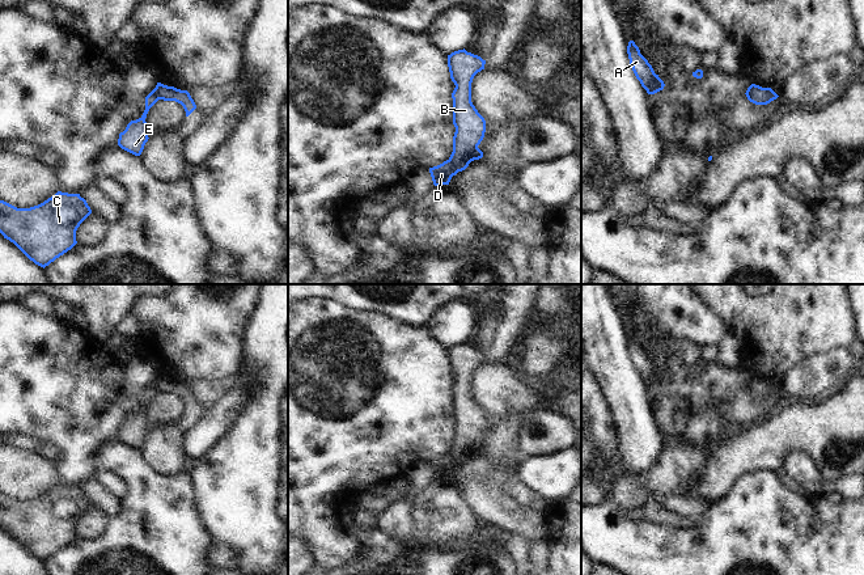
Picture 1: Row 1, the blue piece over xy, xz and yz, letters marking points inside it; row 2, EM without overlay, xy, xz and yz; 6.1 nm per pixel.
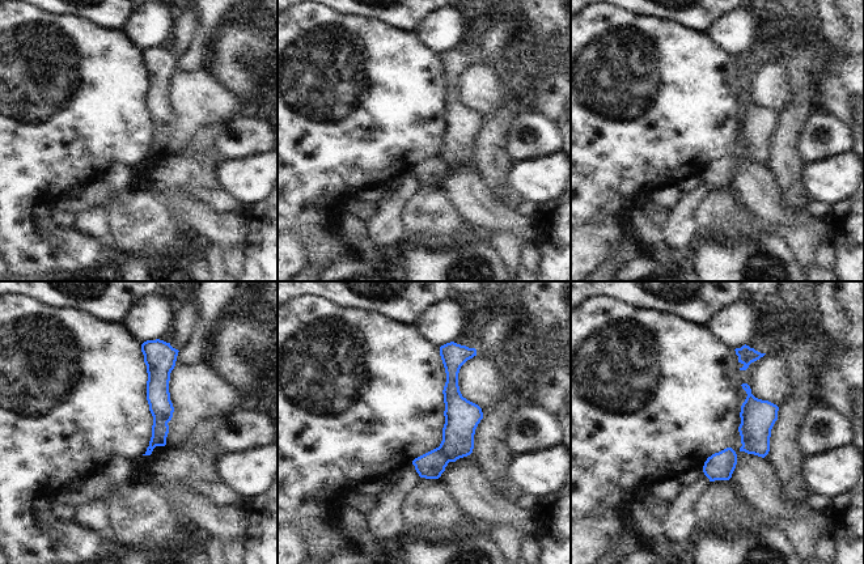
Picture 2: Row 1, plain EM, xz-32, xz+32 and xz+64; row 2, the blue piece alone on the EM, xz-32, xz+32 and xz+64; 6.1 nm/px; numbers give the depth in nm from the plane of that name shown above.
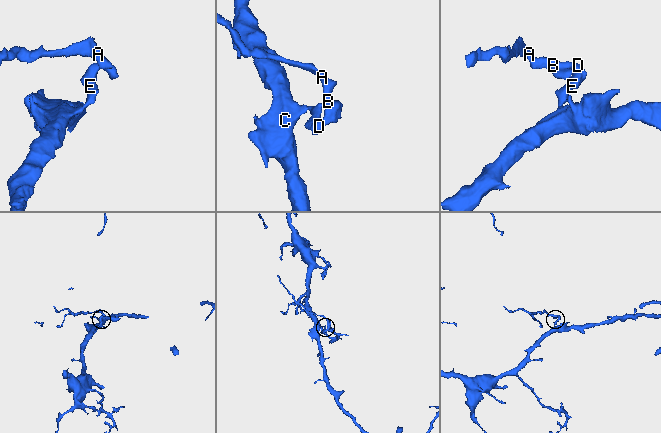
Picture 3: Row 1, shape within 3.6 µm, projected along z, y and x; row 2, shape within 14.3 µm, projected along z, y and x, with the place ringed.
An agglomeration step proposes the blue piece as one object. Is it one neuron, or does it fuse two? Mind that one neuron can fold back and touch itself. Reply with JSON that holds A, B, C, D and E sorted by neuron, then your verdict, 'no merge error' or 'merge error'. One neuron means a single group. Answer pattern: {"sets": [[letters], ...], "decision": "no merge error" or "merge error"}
{"sets": [["A", "B"], ["C", "D", "E"]], "decision": "merge error"}

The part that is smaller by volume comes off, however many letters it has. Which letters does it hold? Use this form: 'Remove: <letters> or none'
Remove: A, B

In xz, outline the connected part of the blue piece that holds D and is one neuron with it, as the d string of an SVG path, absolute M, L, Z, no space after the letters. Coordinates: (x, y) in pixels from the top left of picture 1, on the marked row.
M449 161L429 168L429 173L435 186L449 185L453 176L458 173L457 168Z

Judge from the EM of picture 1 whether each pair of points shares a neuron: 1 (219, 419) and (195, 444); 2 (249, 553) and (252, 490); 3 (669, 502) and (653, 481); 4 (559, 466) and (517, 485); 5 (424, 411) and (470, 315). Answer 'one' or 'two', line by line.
1: one
2: one
3: two
4: two
5: two

